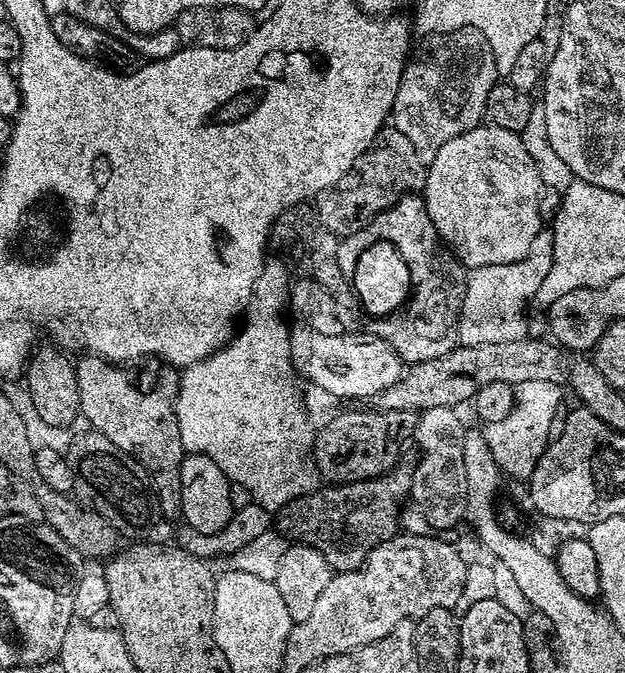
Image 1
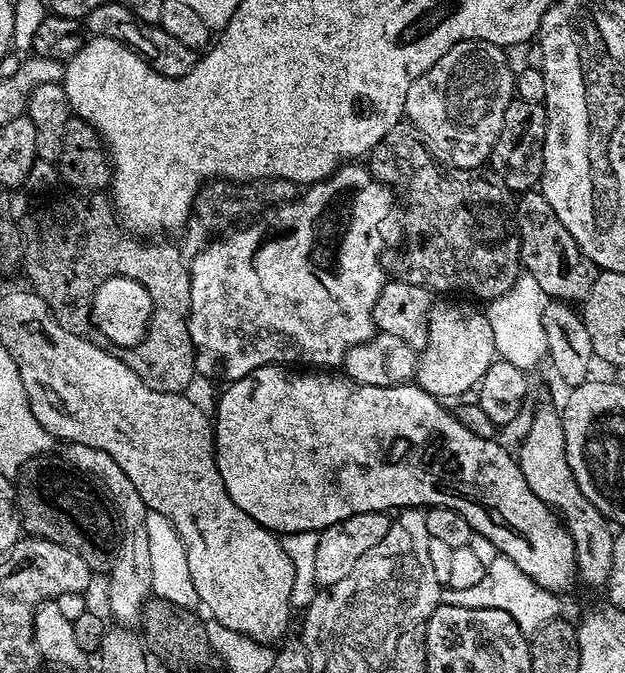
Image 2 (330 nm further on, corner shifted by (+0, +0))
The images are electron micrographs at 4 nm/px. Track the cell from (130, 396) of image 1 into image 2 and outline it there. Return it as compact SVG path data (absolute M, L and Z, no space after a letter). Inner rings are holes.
M76 192L68 194L65 200L56 200L53 204L48 204L45 208L36 208L28 217L23 217L22 231L24 234L24 262L22 272L28 275L31 291L36 292L42 298L42 302L48 304L48 309L51 310L53 318L64 327L70 330L70 334L78 334L79 336L87 336L94 343L103 345L105 338L99 330L93 327L92 323L92 299L95 296L95 291L98 290L101 283L111 276L125 276L126 278L136 279L149 291L150 298L153 300L153 312L150 330L145 334L144 340L138 342L132 348L115 349L115 356L119 358L126 366L130 366L130 370L134 370L134 374L138 374L138 378L142 378L142 382L146 382L146 386L150 386L159 392L179 392L181 394L189 391L188 387L192 384L192 379L197 379L196 371L196 351L194 350L194 342L190 338L190 330L188 329L188 311L190 310L190 278L192 277L189 265L186 263L186 256L179 252L172 244L167 244L167 239L164 238L141 238L122 227L121 221L118 219L118 213L109 197L104 192Z

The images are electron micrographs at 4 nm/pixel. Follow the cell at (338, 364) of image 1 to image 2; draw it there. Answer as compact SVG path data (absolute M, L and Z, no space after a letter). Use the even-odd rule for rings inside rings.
M466 300L462 302L437 301L431 310L427 345L418 356L416 383L439 400L459 399L468 390L479 385L486 370L496 359L494 332L487 313Z

